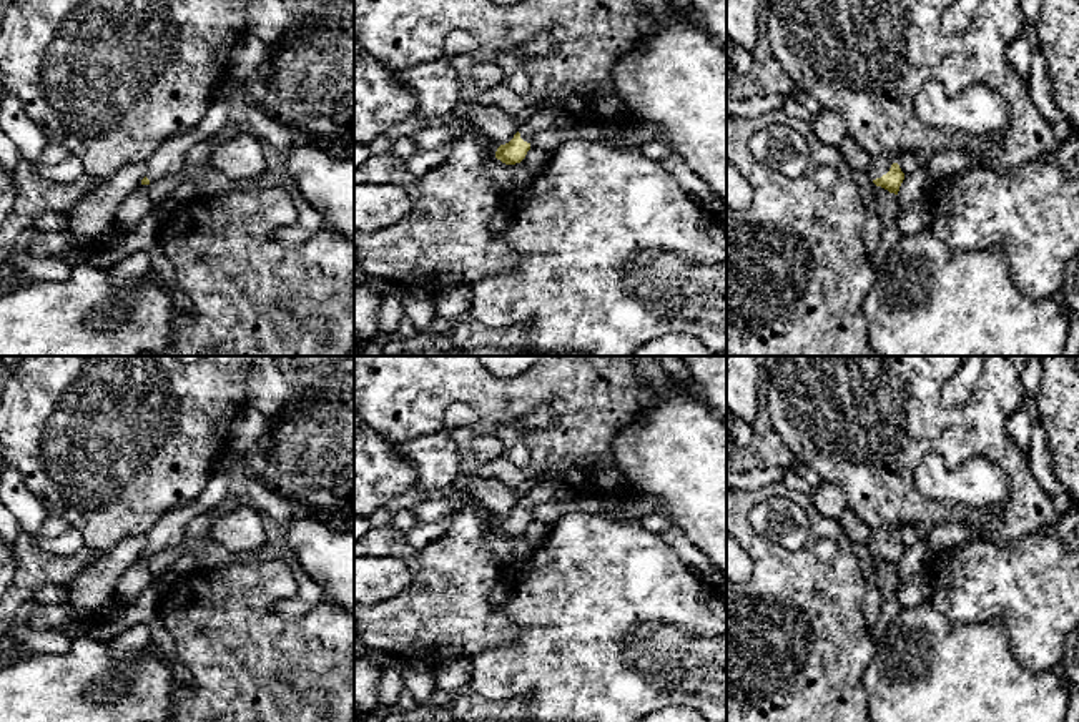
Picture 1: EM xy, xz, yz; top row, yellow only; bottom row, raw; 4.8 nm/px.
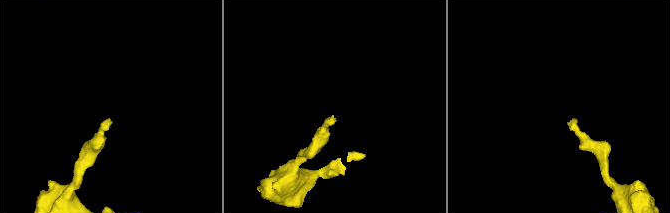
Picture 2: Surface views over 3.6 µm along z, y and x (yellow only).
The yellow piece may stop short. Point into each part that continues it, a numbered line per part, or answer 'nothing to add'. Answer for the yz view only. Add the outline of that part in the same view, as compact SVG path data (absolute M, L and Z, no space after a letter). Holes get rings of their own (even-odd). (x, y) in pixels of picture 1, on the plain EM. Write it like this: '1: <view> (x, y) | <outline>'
1: yz (880, 539) | M871 531L871 539L868 542L868 549L871 552L881 551L883 547L886 547L891 541L894 534L888 532L888 531Z

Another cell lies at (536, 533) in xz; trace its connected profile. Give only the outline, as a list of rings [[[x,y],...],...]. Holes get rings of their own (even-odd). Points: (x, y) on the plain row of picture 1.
[[[530,521],[525,531],[522,532],[527,544],[532,547],[532,551],[539,549],[549,537],[549,534],[550,534],[550,529],[542,521]]]

